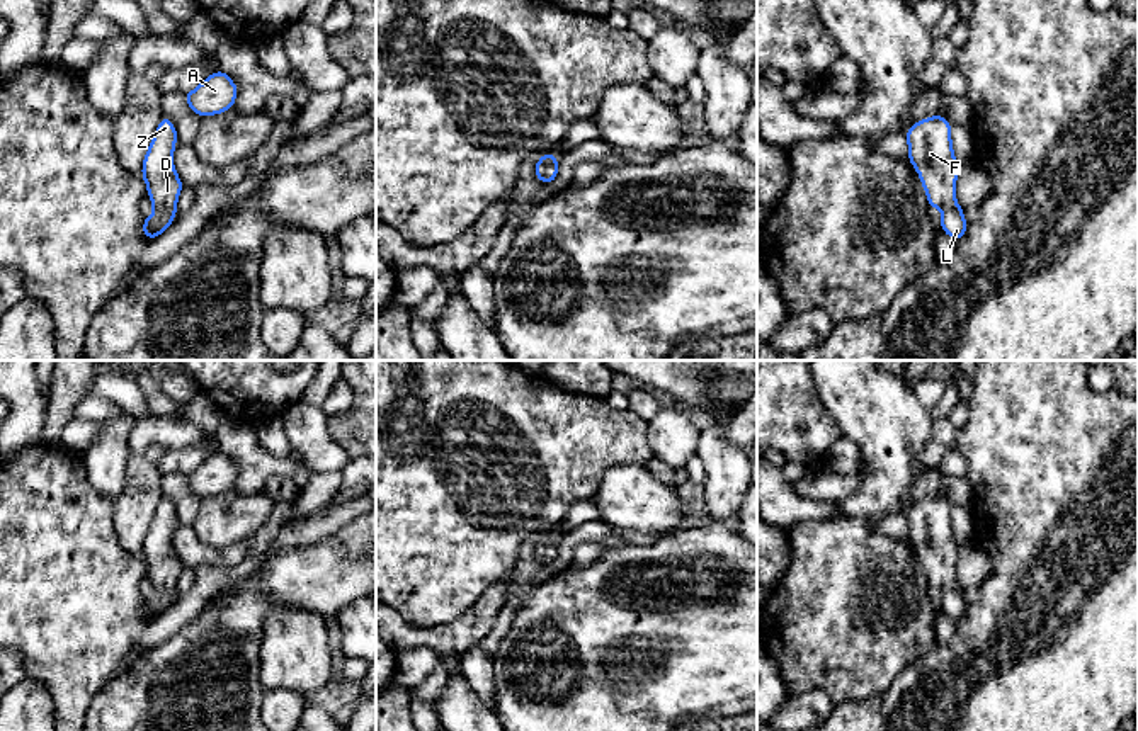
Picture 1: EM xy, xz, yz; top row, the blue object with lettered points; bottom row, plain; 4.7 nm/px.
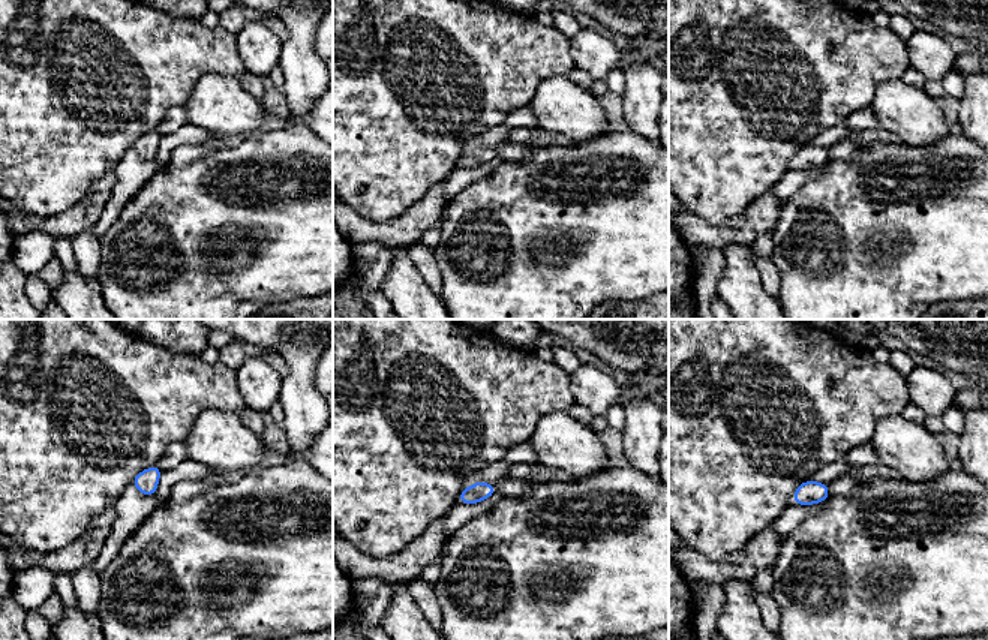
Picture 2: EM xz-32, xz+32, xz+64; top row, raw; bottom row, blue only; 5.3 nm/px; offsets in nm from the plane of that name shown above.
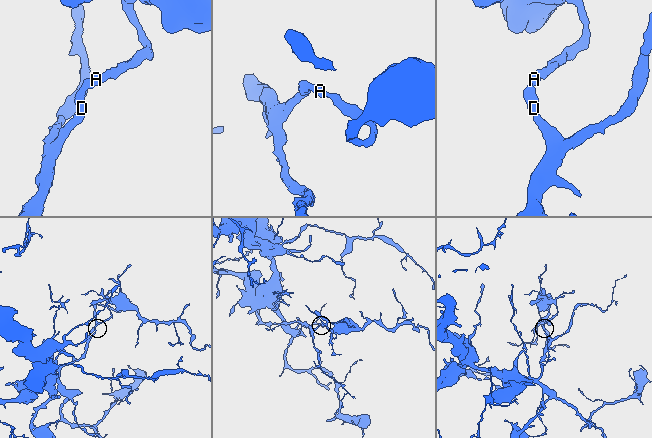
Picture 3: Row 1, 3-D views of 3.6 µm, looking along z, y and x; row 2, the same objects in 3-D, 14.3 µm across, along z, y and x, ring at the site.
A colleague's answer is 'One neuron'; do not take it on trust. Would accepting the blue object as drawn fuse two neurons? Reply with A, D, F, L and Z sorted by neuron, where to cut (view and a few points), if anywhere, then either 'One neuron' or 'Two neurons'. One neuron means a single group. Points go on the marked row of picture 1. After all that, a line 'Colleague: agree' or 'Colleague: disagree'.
Groups: A D F L Z. No split. One neuron
Colleague: agree

